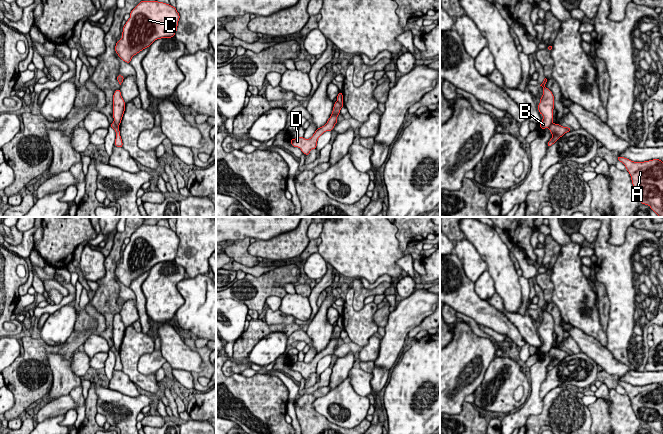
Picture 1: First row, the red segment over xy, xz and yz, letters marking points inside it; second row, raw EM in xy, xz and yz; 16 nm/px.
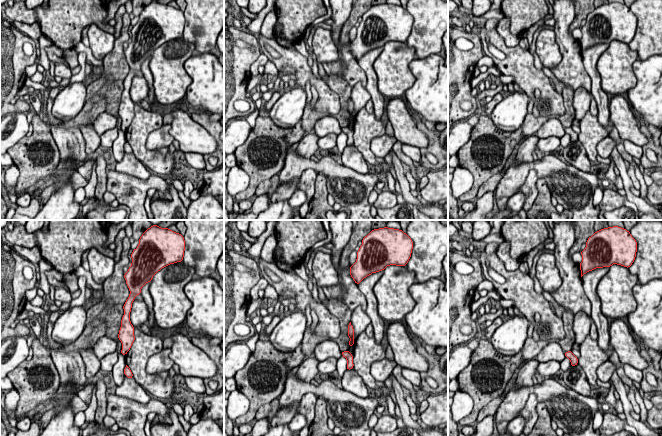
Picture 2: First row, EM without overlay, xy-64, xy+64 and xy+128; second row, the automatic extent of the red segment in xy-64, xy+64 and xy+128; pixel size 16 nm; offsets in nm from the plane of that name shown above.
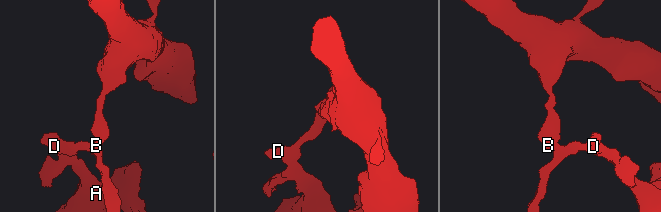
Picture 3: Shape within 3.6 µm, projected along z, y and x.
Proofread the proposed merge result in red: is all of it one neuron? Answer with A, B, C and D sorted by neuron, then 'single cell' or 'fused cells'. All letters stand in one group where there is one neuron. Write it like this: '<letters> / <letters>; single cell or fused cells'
A D / B C; fused cells

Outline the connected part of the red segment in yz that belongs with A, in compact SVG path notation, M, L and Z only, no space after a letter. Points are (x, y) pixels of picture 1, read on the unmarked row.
M620 380L617 382L629 396L641 428L649 429L652 434L663 434L663 386L659 383L634 386Z

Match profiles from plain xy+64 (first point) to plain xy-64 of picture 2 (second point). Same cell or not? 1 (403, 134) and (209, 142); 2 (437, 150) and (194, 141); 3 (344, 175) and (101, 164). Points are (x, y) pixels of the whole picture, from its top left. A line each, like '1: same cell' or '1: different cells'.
1: same cell
2: different cells
3: different cells

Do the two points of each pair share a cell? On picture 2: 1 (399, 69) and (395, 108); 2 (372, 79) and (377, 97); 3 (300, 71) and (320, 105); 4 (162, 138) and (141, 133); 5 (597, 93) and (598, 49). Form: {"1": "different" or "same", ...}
{"1": "different", "2": "same", "3": "same", "4": "different", "5": "same"}

